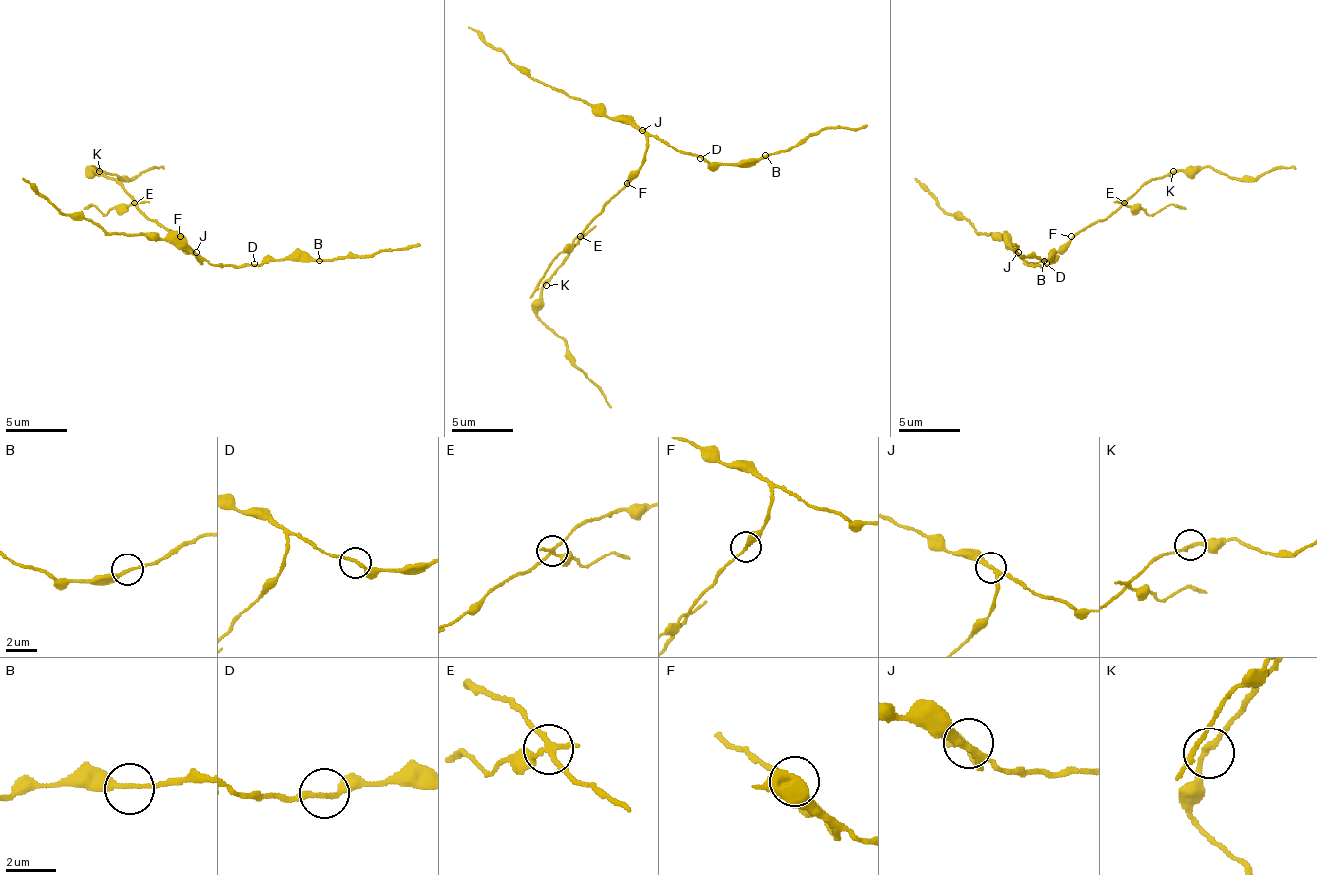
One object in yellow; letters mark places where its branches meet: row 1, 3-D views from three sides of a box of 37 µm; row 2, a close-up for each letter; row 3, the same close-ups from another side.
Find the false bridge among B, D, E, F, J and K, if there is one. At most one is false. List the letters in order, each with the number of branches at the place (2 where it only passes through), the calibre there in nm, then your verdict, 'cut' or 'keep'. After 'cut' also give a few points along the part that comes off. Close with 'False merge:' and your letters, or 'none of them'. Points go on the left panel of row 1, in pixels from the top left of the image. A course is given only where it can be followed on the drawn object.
B: 2 | 200 nm | keep
D: 2 | 190 nm | keep
E: 4 | 180 nm | cut | (134, 203), (115, 205), (105, 214), (93, 205), (84, 208)
F: 2 | 240 nm | keep
J: 3 | 220 nm | keep
K: 2 | 200 nm | keep
False merge: E

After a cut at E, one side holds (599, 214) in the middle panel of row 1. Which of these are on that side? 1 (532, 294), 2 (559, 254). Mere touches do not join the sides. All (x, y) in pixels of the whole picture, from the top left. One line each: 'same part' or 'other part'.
1: other part
2: other part

